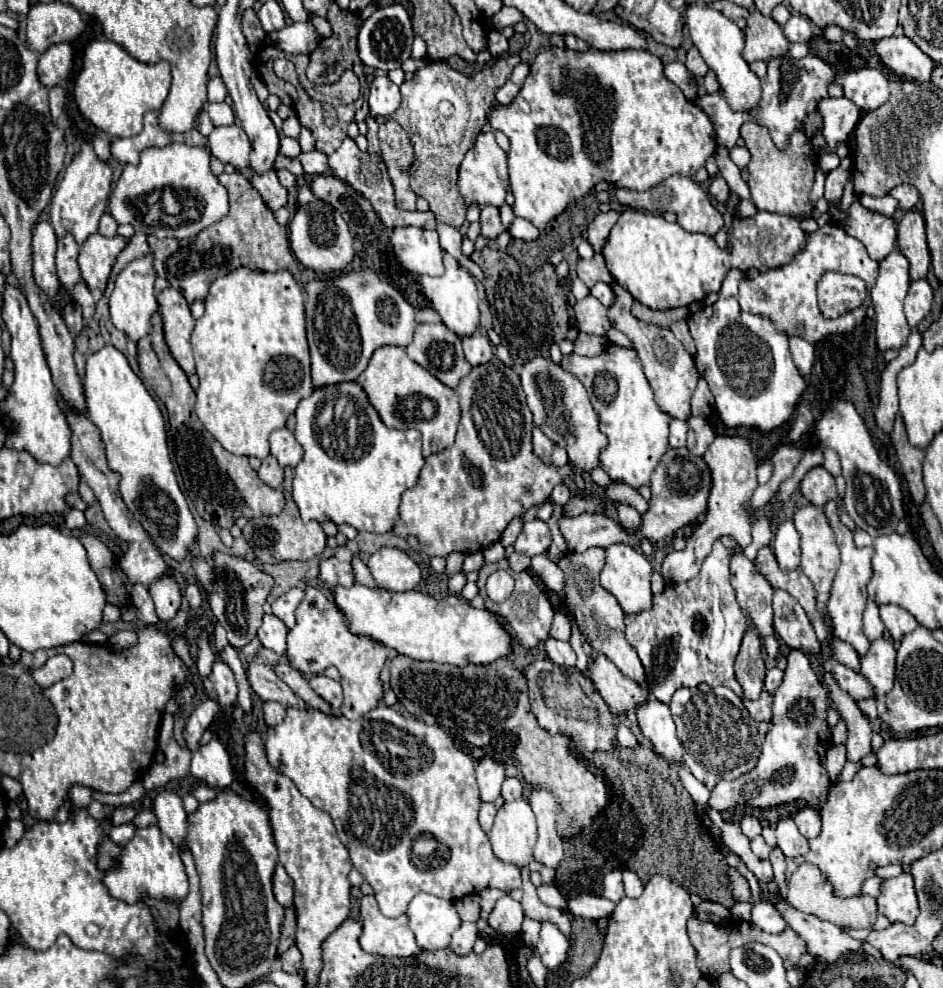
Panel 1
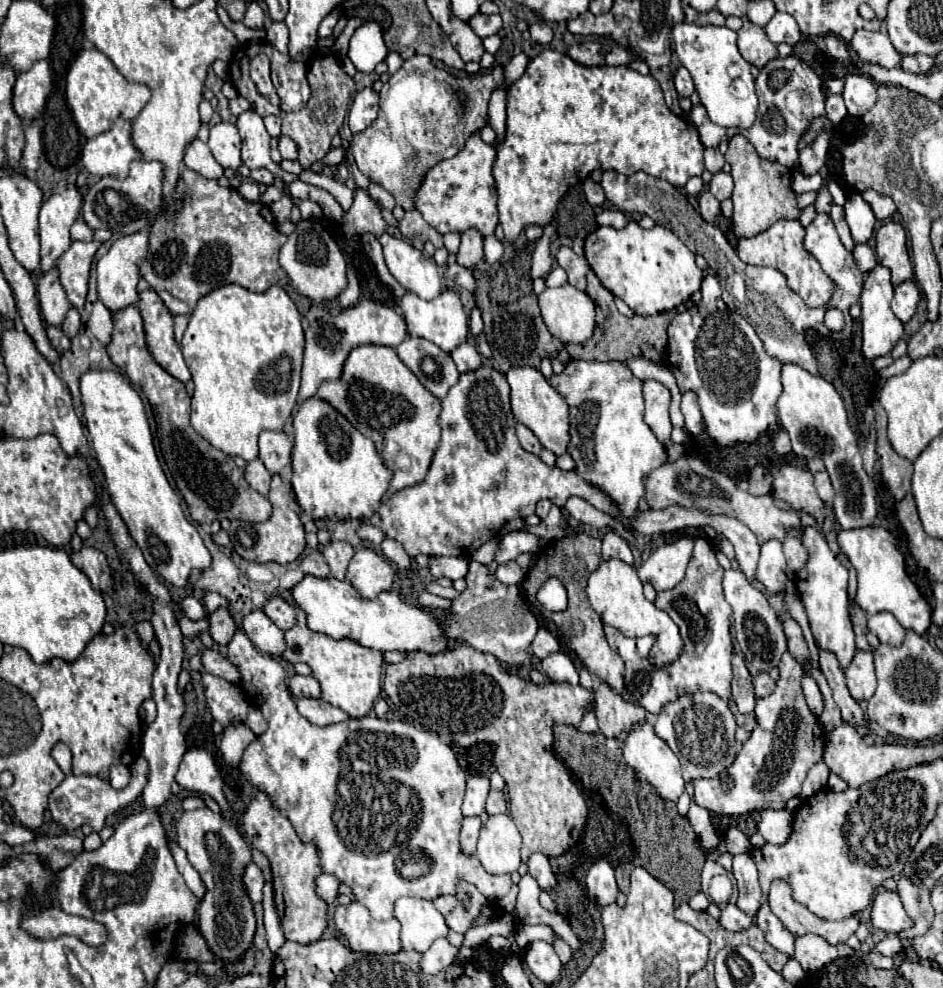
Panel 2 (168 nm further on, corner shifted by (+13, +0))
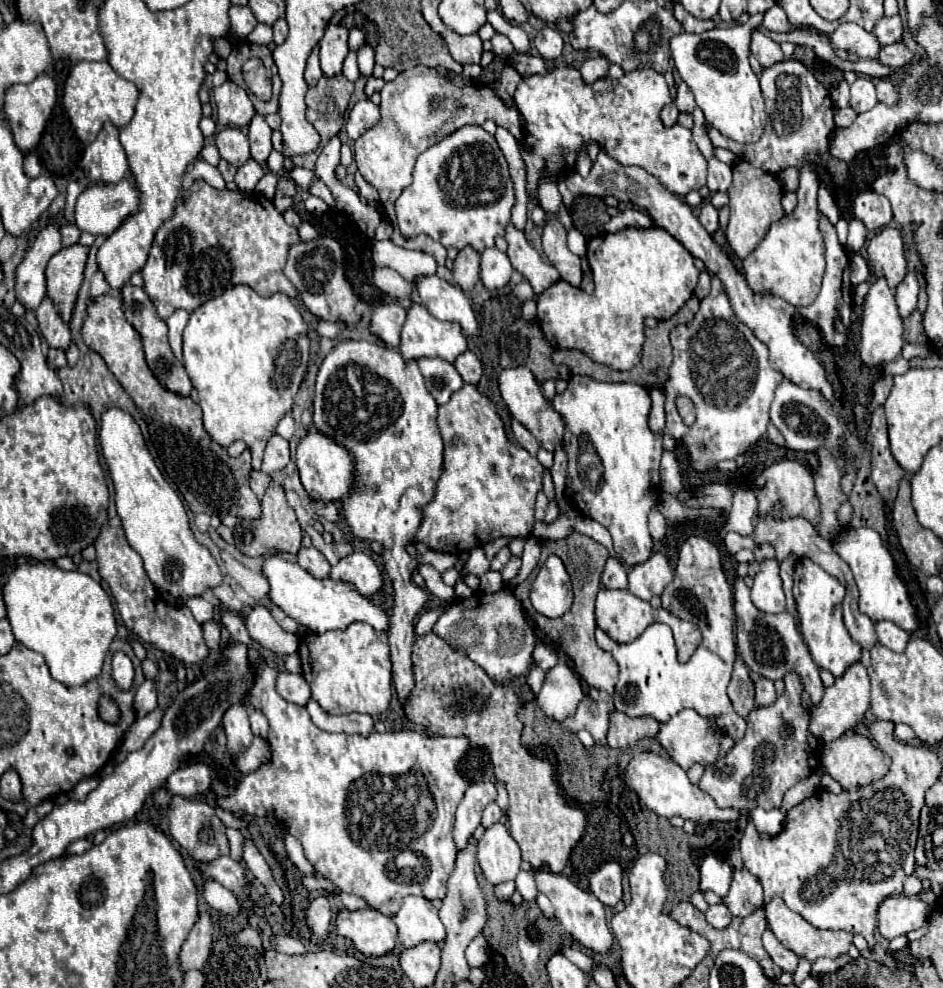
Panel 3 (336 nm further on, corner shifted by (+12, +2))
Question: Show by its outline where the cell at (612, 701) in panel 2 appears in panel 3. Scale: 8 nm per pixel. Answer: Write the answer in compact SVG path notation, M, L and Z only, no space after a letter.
M612 712L610 716L610 732L608 732L608 746L610 748L630 748L638 740L654 738L658 734L660 724L654 718L628 718L622 712Z

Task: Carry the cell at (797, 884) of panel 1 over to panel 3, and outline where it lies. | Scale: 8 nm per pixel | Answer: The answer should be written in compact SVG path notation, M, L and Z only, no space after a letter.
M772 898L772 902L768 902L764 906L766 910L766 920L768 920L768 928L774 932L774 936L780 940L780 944L784 948L790 948L798 958L806 958L810 962L816 962L818 958L838 958L842 954L848 952L850 944L852 944L852 934L848 932L834 932L834 930L818 930L814 926L810 926L800 914L792 912L782 898Z

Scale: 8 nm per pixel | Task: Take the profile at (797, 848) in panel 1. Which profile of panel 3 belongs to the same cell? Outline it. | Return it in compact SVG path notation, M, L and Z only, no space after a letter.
M754 808L750 812L756 828L760 834L770 834L776 836L784 824L786 824L786 816L780 810L762 810L762 808Z

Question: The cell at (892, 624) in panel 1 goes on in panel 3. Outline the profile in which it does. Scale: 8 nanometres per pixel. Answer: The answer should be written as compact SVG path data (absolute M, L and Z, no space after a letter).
M880 620L876 622L876 634L878 634L878 642L894 652L904 652L908 640L910 640L910 634L904 632L902 628L898 628L894 622L888 622L888 620Z

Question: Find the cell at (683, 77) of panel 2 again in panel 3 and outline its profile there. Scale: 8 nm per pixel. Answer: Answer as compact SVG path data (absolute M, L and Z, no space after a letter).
M682 82L678 86L678 94L676 94L676 106L680 112L684 114L692 114L692 110L696 108L696 102L694 102L694 94L690 92L690 88Z

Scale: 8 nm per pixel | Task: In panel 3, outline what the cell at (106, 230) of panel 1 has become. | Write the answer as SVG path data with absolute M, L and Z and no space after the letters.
M62 224L60 226L60 236L62 236L62 244L64 246L72 246L72 244L78 242L80 230L74 224Z

